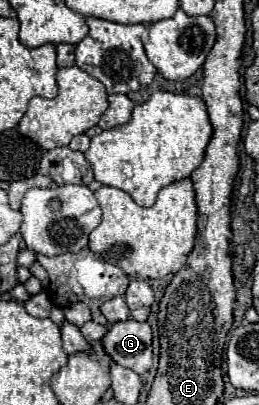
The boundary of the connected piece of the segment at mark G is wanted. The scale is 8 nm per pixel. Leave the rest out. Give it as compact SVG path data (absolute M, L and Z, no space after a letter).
M127 319L113 323L103 337L103 347L117 365L129 367L139 375L151 369L151 325L147 321Z

